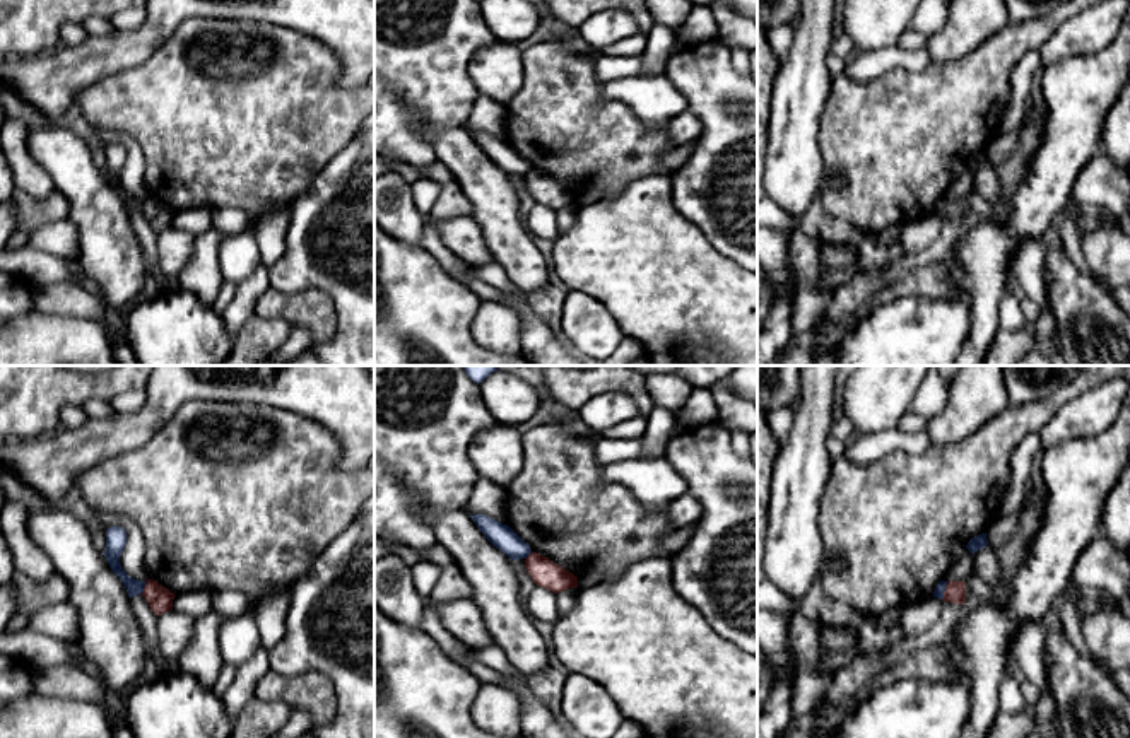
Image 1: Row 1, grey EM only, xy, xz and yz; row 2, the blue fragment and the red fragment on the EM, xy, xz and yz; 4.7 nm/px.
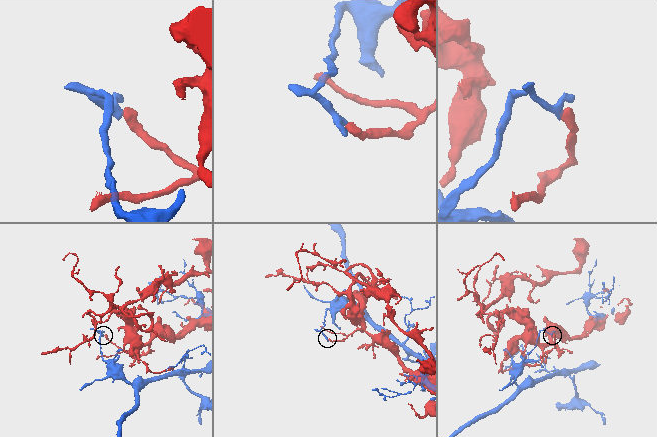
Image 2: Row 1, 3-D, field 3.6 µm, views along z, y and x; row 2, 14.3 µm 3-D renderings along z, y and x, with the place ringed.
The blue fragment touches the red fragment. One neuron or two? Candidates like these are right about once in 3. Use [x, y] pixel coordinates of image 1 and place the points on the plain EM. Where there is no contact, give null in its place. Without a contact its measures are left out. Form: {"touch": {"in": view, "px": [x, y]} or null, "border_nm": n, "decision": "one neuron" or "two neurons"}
{"touch": {"in": "xy", "px": [142, 205]}, "border_nm": 70, "decision": "two neurons"}

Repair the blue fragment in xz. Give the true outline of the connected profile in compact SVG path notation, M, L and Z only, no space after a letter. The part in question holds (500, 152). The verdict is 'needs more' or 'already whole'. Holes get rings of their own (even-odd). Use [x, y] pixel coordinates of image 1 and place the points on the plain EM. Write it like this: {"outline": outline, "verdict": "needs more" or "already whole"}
{"outline": "M470 132L486 155L506 171L511 178L527 176L532 171L525 161L508 142L503 142L486 132Z", "verdict": "already whole"}

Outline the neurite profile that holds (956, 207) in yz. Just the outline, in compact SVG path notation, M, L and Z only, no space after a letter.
M947 198L942 219L966 220L966 198Z

